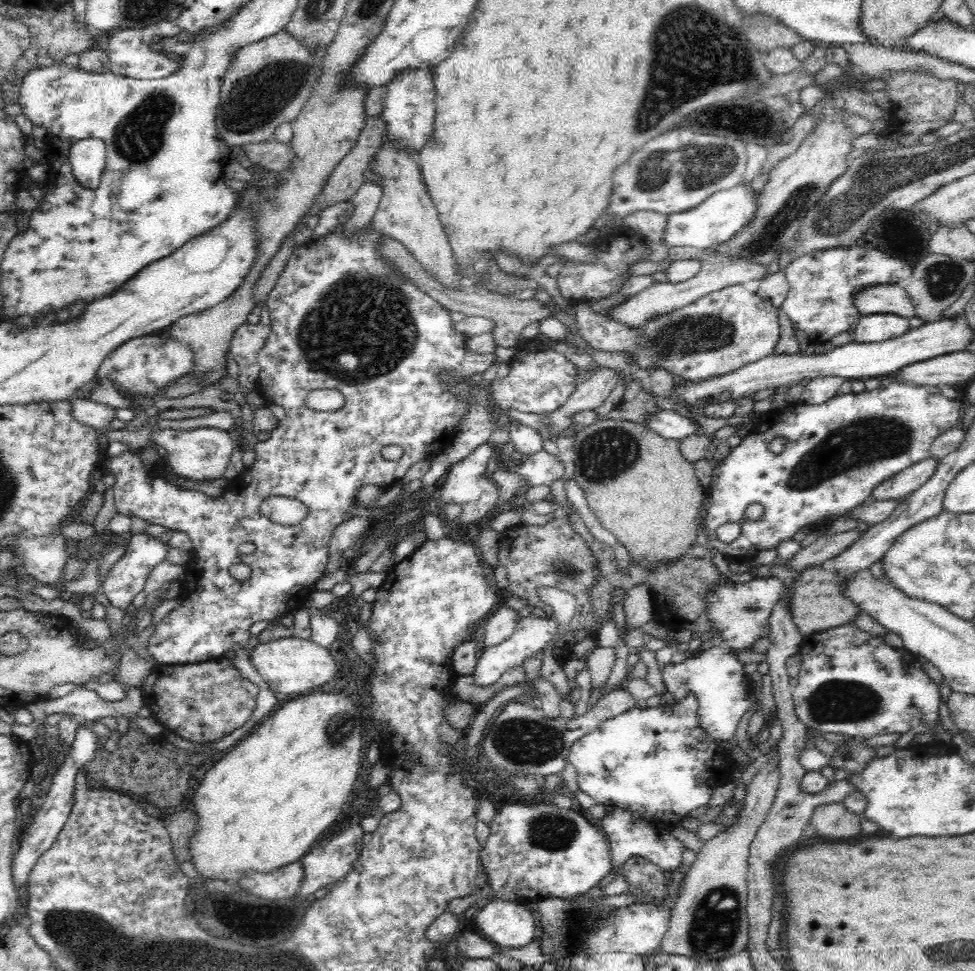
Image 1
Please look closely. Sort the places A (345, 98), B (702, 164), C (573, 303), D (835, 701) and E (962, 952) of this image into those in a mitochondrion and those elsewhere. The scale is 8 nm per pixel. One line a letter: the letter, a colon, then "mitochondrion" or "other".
A: other
B: mitochondrion
C: other
D: mitochondrion
E: mitochondrion

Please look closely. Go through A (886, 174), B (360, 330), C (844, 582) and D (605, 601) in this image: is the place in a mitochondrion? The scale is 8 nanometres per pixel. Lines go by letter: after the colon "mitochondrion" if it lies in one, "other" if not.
A: mitochondrion
B: mitochondrion
C: other
D: other

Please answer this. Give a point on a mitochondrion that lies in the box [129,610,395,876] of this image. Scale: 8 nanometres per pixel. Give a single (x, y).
(342, 725)

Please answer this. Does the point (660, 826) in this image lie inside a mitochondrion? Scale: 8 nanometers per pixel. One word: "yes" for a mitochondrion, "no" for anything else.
no

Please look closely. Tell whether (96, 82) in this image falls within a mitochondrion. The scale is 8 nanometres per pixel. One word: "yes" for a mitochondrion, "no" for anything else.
no

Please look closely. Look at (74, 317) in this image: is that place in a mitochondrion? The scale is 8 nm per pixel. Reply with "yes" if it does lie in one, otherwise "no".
no

